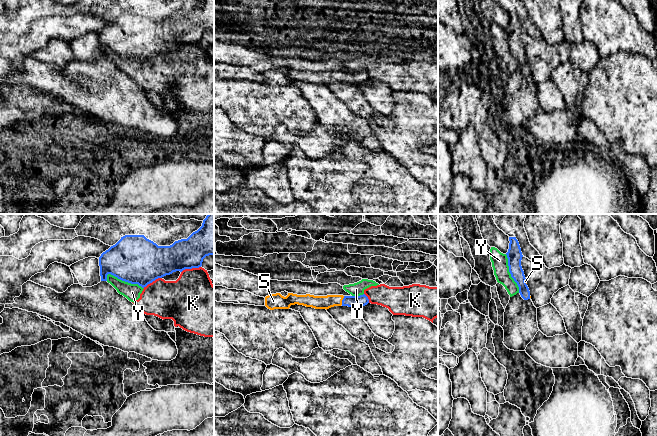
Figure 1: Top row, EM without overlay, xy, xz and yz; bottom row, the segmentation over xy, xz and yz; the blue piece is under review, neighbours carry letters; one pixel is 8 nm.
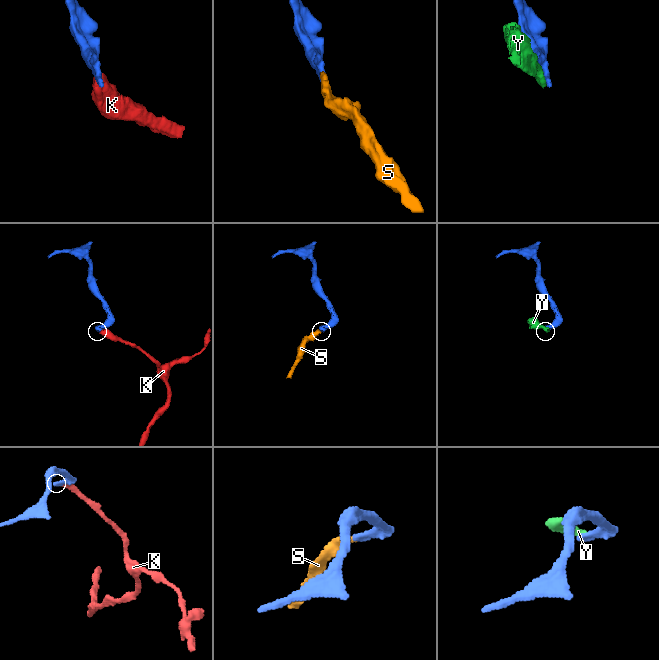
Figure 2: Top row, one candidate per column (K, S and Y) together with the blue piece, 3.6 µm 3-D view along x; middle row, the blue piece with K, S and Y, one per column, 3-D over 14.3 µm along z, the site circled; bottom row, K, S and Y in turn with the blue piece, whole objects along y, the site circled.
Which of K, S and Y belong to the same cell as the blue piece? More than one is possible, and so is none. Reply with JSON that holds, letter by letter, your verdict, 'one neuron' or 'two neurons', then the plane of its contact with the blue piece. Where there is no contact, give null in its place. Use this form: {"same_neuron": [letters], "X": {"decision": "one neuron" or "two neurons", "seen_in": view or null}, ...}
{"same_neuron": ["S"], "K": {"decision": "two neurons", "seen_in": "xy"}, "S": {"decision": "one neuron", "seen_in": "xz"}, "Y": {"decision": "two neurons", "seen_in": "xy"}}

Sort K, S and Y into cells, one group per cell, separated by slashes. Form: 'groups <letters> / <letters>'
groups K Y / S

